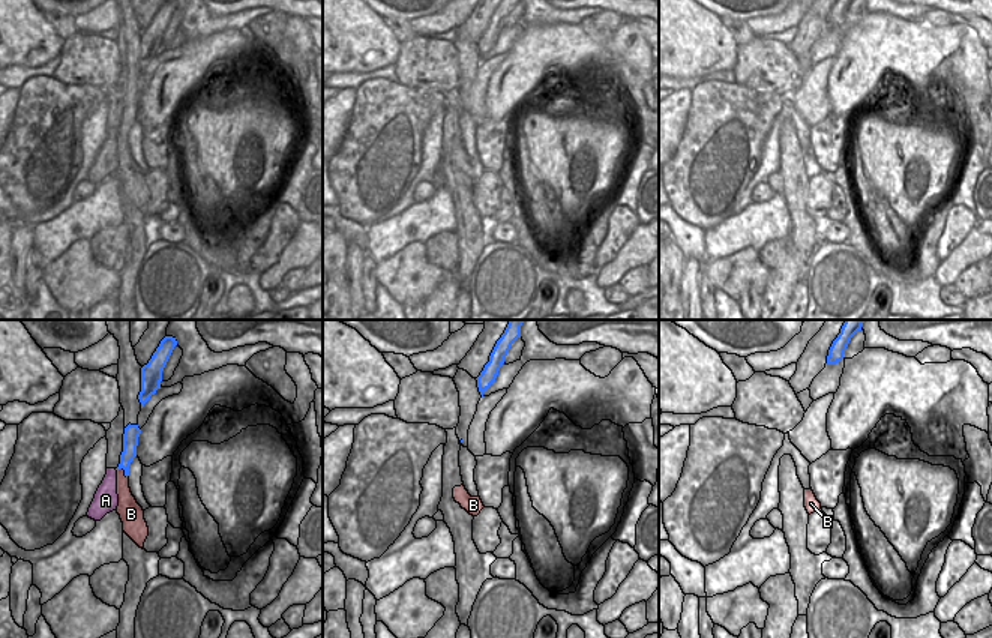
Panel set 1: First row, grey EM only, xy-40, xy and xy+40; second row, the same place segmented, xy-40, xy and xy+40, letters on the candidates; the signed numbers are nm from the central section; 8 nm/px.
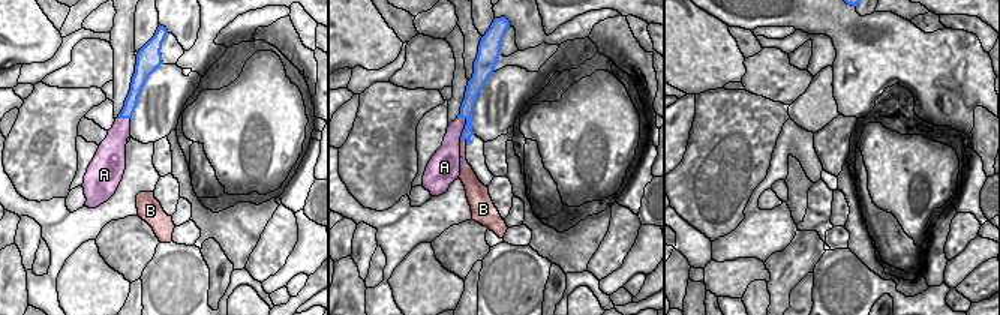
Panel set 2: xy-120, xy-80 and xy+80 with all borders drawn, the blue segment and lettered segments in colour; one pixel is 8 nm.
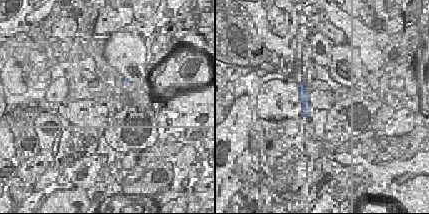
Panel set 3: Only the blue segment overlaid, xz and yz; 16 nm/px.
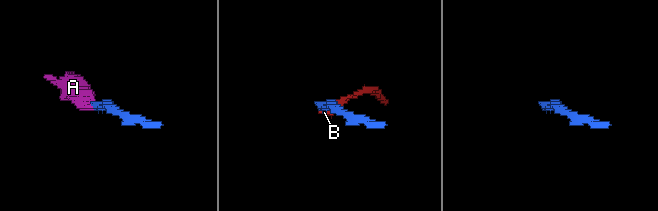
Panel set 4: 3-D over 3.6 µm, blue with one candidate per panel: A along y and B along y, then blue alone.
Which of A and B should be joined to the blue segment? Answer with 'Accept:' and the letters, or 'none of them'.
Accept: A

